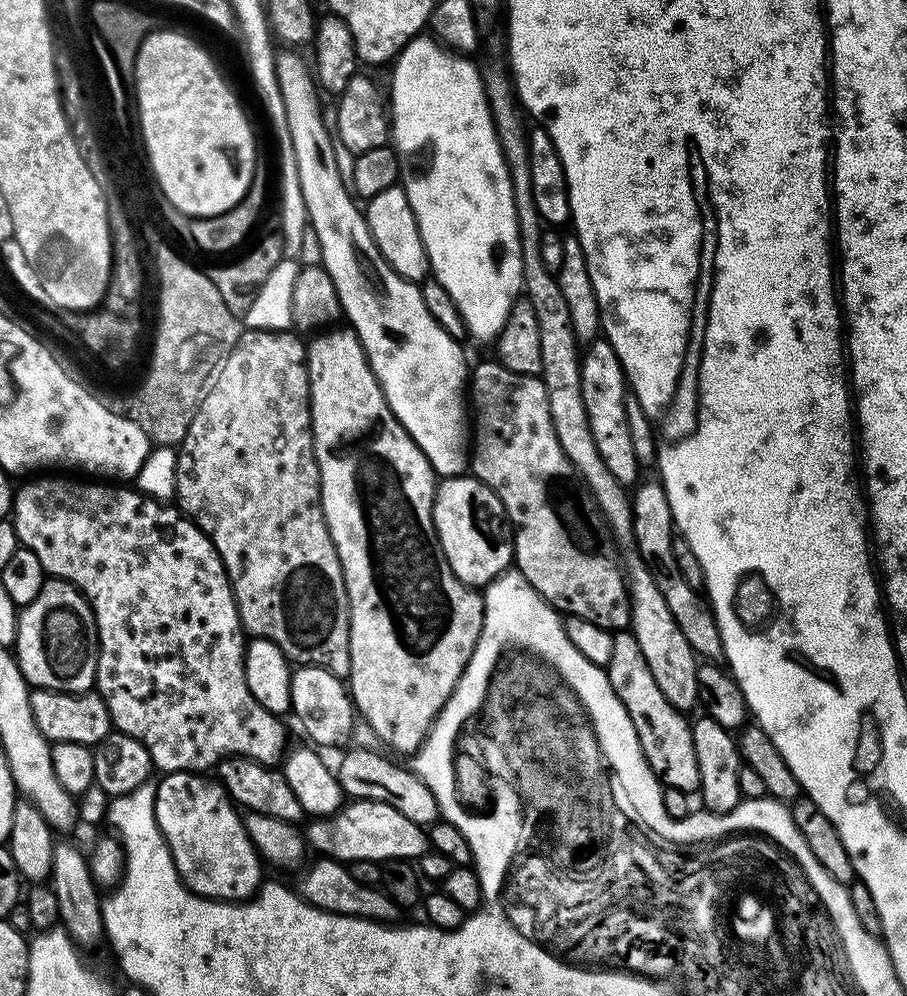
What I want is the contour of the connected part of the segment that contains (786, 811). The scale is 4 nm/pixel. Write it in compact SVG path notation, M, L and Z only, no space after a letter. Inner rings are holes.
M769 795L762 798L754 798L753 800L741 799L740 804L734 806L734 810L713 815L711 819L710 832L713 837L727 829L733 830L751 826L762 828L765 832L775 837L775 840L779 841L781 845L786 846L787 849L792 849L795 857L803 863L808 875L812 877L813 884L816 884L817 892L820 892L821 896L824 897L824 901L829 906L829 909L832 910L832 913L836 914L849 929L854 930L859 927L859 920L854 914L854 902L850 902L849 885L847 883L843 884L837 873L826 870L826 866L822 866L822 862L818 862L814 850L806 842L806 838L802 838L802 830L798 830L798 826L794 826L792 809L785 801L774 800Z

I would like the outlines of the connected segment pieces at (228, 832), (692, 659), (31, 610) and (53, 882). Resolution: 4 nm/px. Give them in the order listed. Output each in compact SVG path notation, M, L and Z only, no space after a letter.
M170 772L159 778L161 780L156 784L156 821L164 833L164 841L184 885L191 892L209 900L243 902L255 896L262 883L262 860L248 836L237 805L224 791L224 785L195 772Z
M635 550L629 552L626 556L626 583L628 598L632 602L632 636L638 638L638 646L646 657L646 666L650 666L654 682L658 682L658 690L666 694L666 702L678 710L695 709L700 699L697 654L690 642L686 642L686 634L678 630L678 622L674 622L674 614L670 614L670 606L666 606L666 598L662 598L643 558Z
M59 578L45 579L38 598L34 598L34 602L25 604L19 609L14 655L25 680L33 689L71 694L93 691L92 683L98 680L98 661L101 659L100 639L96 633L96 619L92 613L91 603L80 593L76 585Z
M71 839L61 840L53 846L50 887L58 898L59 923L77 948L87 950L94 947L99 940L103 941L106 936L102 896L99 896L98 887L92 881L89 857Z

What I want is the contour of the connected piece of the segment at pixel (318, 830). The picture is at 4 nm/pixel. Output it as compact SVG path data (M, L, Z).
M356 798L328 815L317 815L307 821L306 844L321 857L337 862L348 860L406 860L416 862L429 851L427 831L410 822L402 810L394 810L381 800Z

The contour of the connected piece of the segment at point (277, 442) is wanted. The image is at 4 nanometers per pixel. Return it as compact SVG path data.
M257 328L241 331L238 342L232 351L224 357L218 371L211 377L206 391L200 397L190 430L186 438L178 445L176 453L176 494L175 503L181 512L194 521L207 534L214 550L220 555L232 593L236 599L236 609L241 625L249 637L269 640L281 649L289 661L300 666L325 668L341 678L352 671L350 646L353 641L348 637L348 591L344 585L344 575L336 547L330 538L330 530L324 521L324 511L320 505L320 471L316 461L314 442L312 441L312 407L308 389L308 365L306 363L306 344L295 336L292 330L283 332L263 332Z

